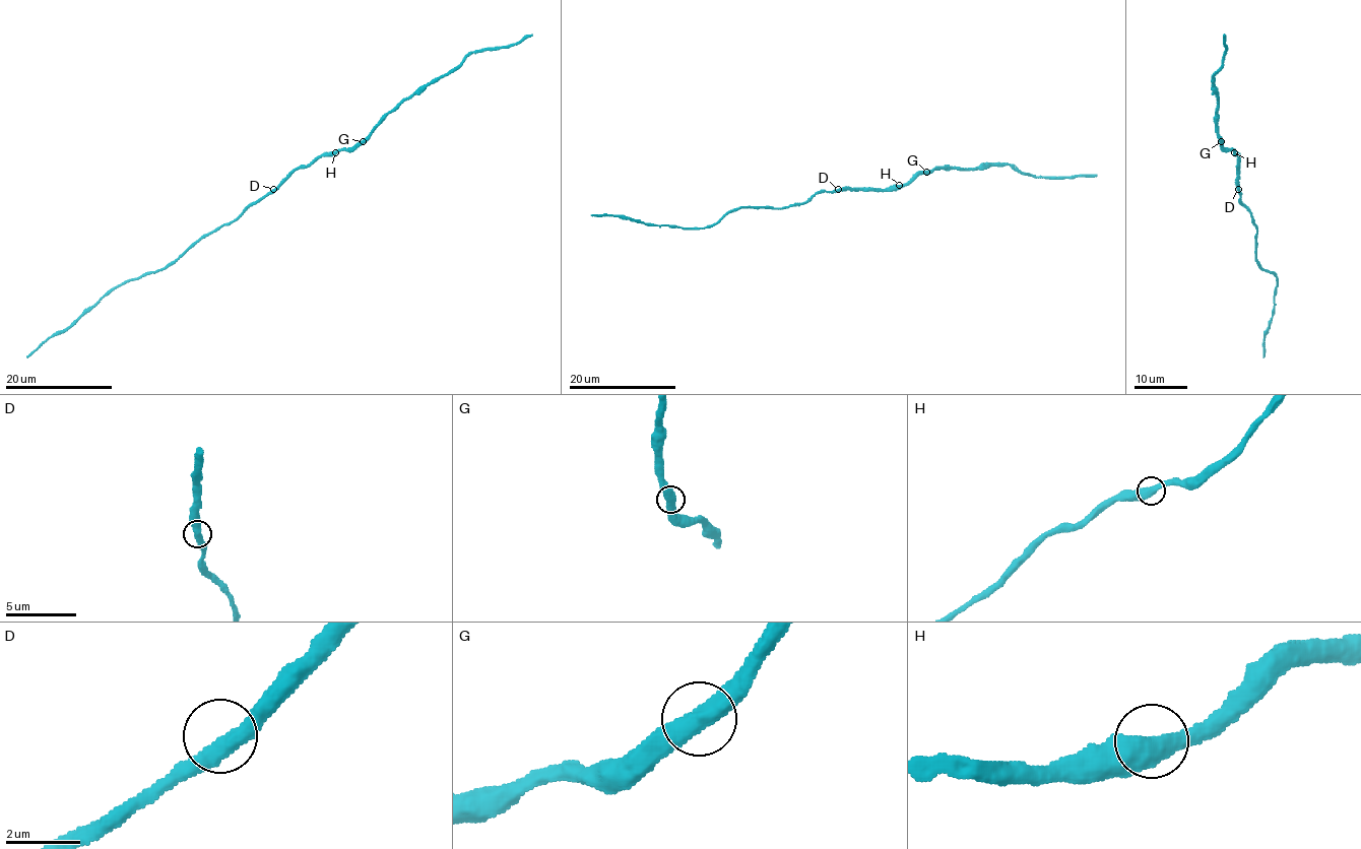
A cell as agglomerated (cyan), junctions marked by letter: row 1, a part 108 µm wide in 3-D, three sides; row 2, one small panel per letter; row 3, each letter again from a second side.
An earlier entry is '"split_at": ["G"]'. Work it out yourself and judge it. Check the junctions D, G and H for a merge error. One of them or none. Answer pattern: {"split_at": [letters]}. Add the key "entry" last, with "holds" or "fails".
{"split_at": ["G"], "entry": "holds"}

